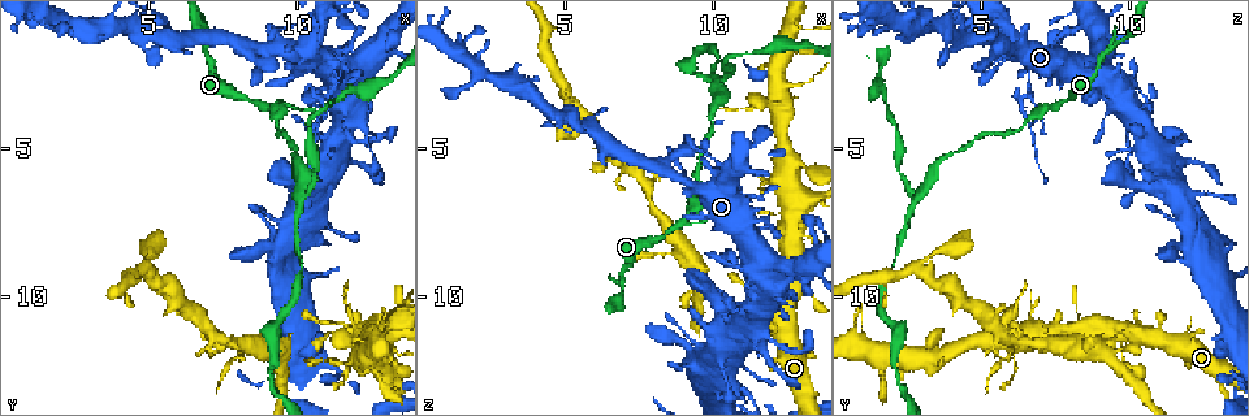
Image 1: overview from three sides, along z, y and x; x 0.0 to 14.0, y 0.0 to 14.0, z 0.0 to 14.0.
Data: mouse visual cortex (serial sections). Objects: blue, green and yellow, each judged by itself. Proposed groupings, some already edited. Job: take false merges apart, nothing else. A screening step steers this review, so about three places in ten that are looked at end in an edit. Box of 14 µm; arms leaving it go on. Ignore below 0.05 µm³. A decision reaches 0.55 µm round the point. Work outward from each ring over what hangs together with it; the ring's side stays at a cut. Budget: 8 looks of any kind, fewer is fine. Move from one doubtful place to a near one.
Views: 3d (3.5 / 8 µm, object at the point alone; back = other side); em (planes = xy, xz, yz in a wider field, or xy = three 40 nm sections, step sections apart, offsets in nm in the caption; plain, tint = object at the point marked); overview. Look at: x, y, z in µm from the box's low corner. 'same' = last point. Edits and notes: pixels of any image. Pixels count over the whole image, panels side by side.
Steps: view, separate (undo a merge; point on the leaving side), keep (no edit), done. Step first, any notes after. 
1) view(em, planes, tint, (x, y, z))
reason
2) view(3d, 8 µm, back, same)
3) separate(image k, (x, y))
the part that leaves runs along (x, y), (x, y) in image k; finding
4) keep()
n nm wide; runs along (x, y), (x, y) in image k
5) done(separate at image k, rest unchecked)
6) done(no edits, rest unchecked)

view(3d, 3.5 µm, back, (11.4, 2.2, 6.7))
thin neck

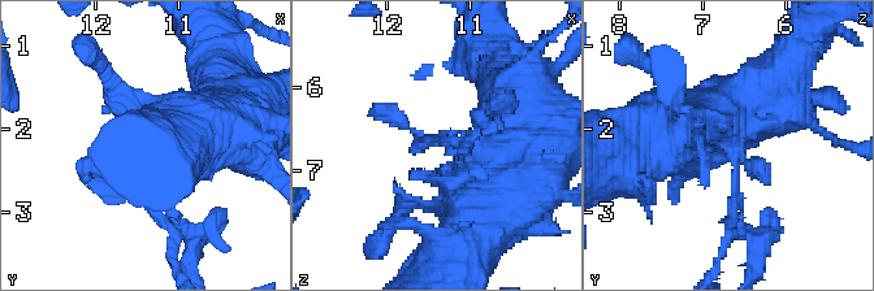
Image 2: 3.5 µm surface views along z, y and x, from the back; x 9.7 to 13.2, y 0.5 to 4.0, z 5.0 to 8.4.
view(em, xy, step 1, tint, (11.45, 2.10, 6.65))

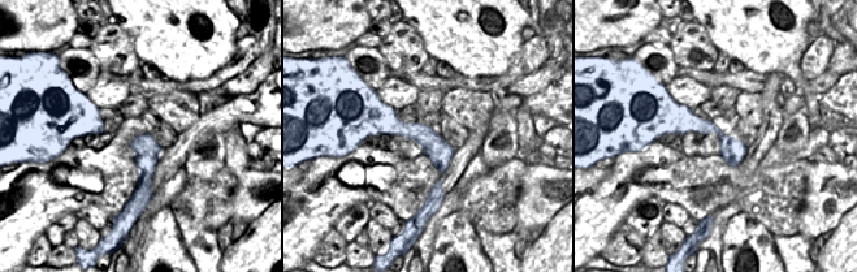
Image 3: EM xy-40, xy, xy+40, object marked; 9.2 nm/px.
keep()
runs along (663, 128), (710, 126), (743, 151) in image 3; continuous, no second cell

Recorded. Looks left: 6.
view(3d, 8 µm, (9.0, 3.6, 7.2))
a narrow waist

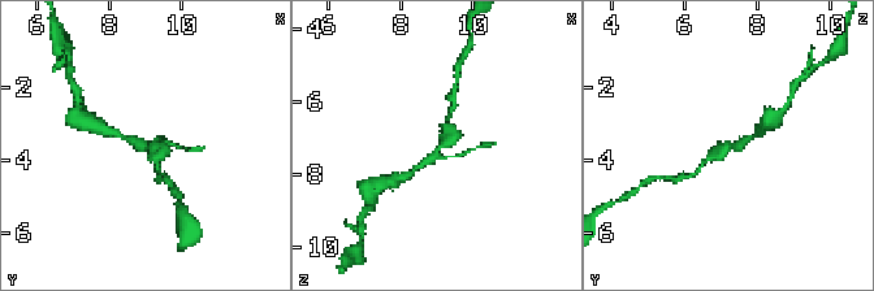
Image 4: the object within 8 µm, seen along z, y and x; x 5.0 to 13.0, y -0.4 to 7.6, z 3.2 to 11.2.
view(em, planes, tint, (9.0, 3.6, 7.2))

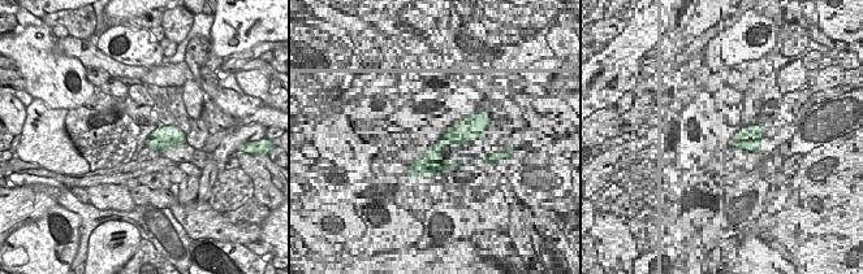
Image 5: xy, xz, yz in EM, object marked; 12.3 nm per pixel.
keep()
all the same cell

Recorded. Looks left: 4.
view(3d, 8 µm, (10.2, 6.5, 3.0))
three-way junction

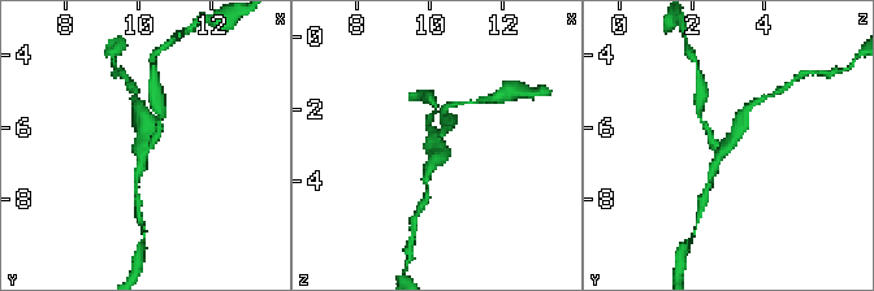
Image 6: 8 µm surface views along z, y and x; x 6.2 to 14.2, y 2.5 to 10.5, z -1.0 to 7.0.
view(3d, 3.5 µm, (10.1, 6.4, 2.9))

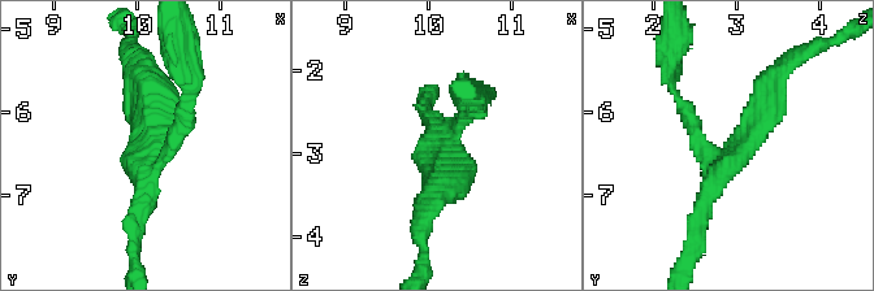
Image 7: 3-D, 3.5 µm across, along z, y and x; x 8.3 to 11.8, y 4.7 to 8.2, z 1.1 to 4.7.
view(em, xy, step 3, tint, (10.15, 6.45, 3.00))
3 arms; arms of 200, 250, 400 nm; need the tissue

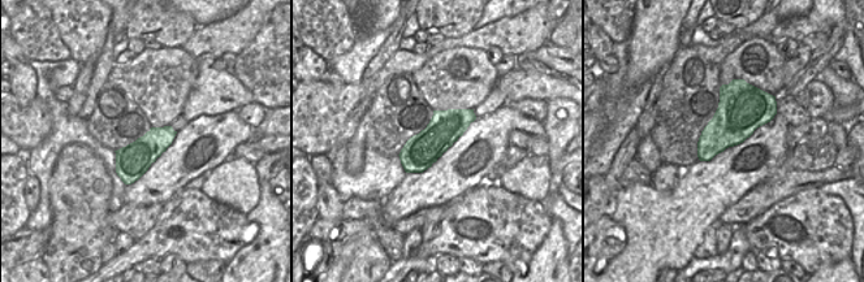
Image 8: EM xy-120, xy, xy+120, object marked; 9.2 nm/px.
keep()
runs along (774, 78), (695, 225) in image 7; one cell here

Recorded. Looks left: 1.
done(no edits, rest unchecked)

